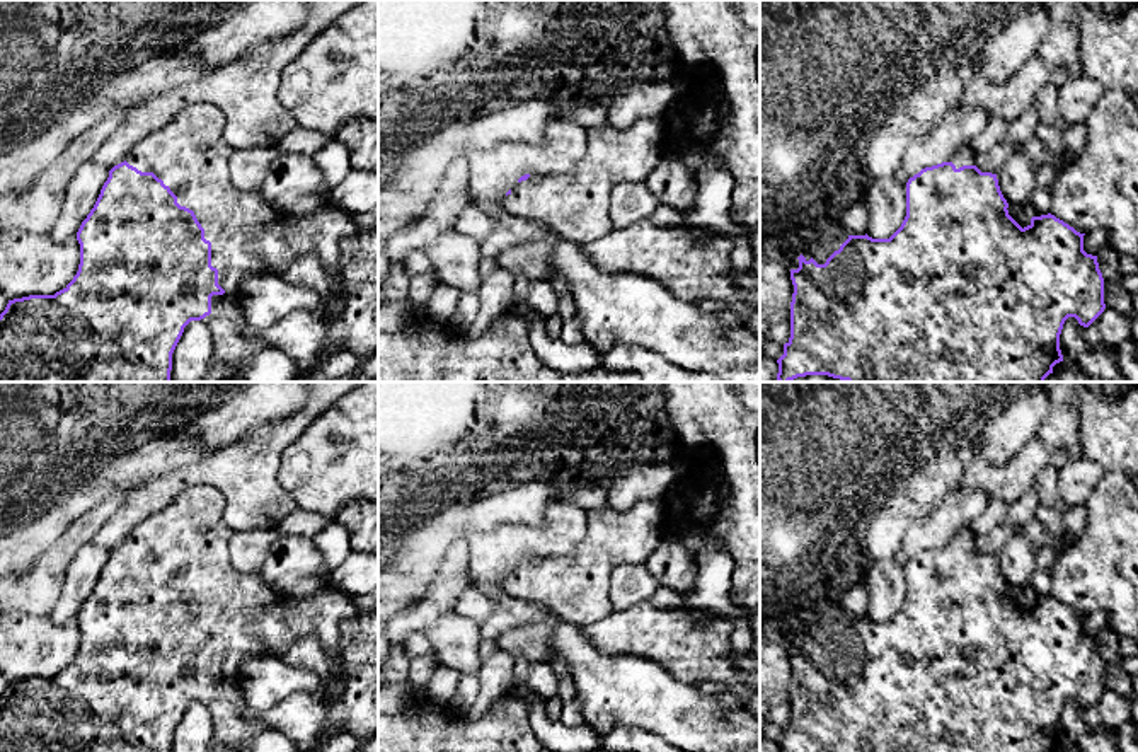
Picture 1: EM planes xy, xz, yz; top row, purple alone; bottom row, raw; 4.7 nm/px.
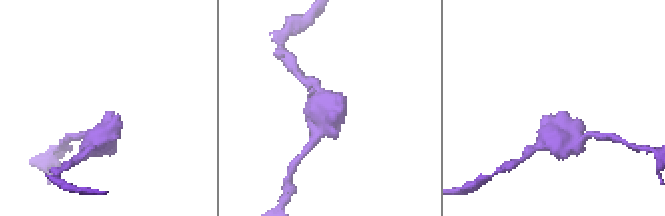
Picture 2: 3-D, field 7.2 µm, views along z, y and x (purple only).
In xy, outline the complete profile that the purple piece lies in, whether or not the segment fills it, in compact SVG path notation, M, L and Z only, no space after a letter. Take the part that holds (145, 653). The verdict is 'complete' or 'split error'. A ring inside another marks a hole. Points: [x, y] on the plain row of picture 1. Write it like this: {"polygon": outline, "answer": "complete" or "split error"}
{"polygon": "M208 484L186 488L169 506L143 518L128 541L109 552L101 576L82 604L77 622L80 626L80 646L73 662L55 677L29 677L9 682L0 696L0 752L172 752L172 735L191 703L201 703L213 718L213 738L232 747L232 752L245 752L247 742L266 730L262 721L247 716L247 704L240 685L240 667L259 655L278 655L296 639L315 636L332 657L337 657L341 645L341 626L363 610L356 607L354 595L330 585L303 597L286 597L274 592L261 573L244 575L232 566L228 542L235 534L225 522L227 501L223 493Z", "answer": "split error"}

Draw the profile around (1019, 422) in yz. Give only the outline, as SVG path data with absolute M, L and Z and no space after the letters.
M1043 389L1015 397L998 416L986 423L976 455L1003 466L1031 438L1048 418L1049 401Z

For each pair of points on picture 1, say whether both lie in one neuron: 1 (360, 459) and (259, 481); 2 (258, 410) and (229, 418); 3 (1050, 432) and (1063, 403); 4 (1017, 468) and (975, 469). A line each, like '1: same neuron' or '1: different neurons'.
1: different neurons
2: same neuron
3: same neuron
4: same neuron

